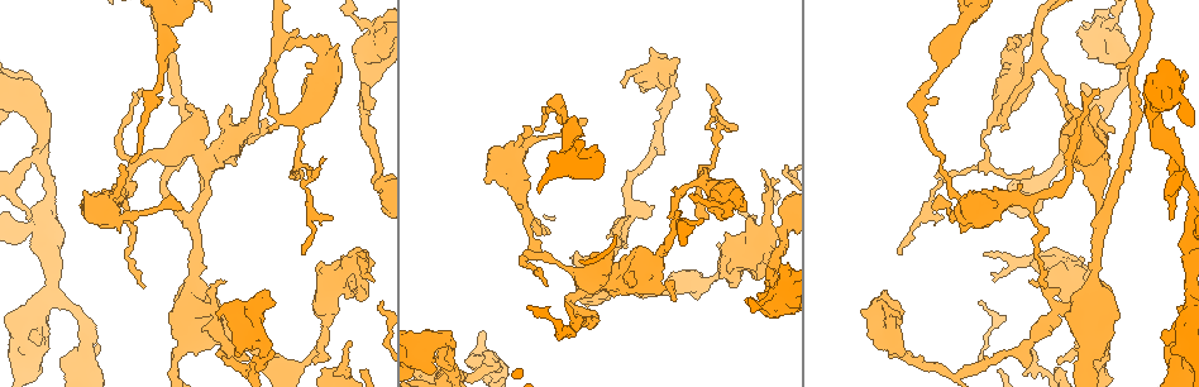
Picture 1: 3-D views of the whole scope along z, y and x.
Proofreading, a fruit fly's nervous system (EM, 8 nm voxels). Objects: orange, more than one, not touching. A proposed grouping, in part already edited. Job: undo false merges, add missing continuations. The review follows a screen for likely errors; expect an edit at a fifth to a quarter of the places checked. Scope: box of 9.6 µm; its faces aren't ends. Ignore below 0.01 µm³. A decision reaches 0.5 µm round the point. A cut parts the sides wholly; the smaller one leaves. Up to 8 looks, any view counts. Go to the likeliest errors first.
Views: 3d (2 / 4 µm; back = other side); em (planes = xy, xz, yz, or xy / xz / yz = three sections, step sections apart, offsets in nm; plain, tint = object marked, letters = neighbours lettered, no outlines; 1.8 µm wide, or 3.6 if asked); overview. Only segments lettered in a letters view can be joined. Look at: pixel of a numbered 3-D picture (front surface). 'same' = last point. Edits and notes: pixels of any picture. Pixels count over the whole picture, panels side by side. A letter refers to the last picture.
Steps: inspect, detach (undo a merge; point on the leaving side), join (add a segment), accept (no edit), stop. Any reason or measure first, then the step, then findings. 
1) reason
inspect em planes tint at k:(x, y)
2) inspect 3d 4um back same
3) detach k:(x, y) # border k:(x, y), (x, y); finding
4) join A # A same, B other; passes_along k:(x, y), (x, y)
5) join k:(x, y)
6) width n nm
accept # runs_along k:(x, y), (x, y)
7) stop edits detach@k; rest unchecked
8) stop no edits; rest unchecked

thin neck
inspect em 3.6um planes tint at 1:(157, 83)

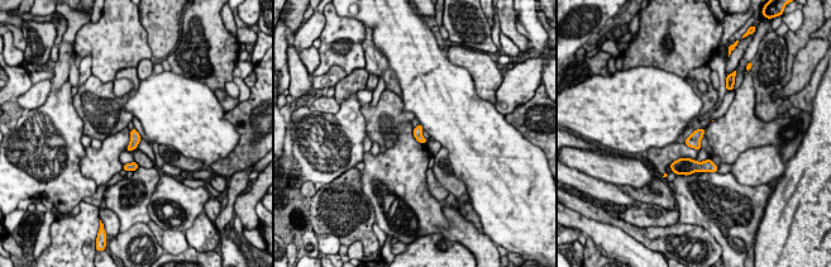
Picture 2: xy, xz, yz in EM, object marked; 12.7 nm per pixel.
see the neighbours
inspect em 3.6um planes letters same

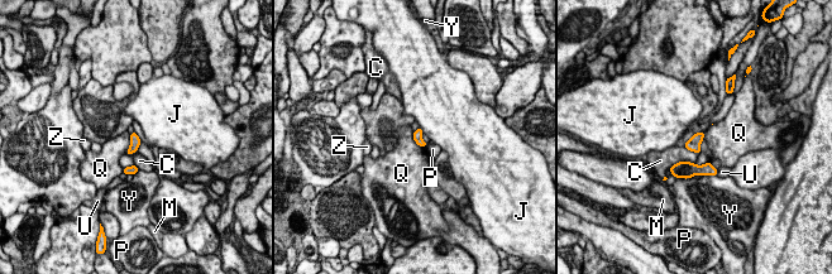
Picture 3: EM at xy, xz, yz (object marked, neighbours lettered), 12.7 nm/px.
longest_contact C 360 nm
accept # C other, J other, M other, P other, Q other, U other, Y other, Z other; one neuron here

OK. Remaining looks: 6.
inspect 3d 2um at 1:(524, 128)

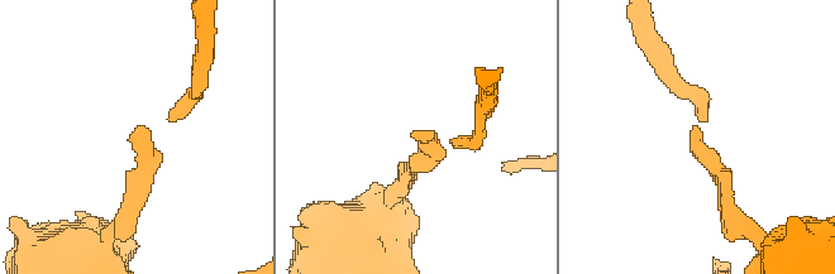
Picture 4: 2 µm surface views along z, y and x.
inspect em planes letters at 4:(692, 129)

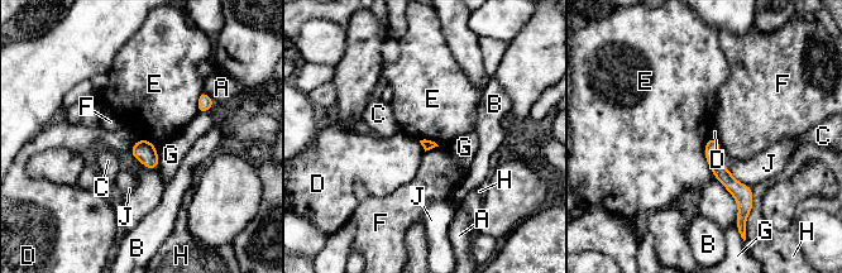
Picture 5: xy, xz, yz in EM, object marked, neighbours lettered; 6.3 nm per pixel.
accept # A other, B other, C other, D other, E other, F other, G other, H other, J other; border 5:(709, 137), (735, 224); no lettered segment goes on from it

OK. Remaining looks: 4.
thick turns thin
inspect 3d 4um at 1:(204, 323)

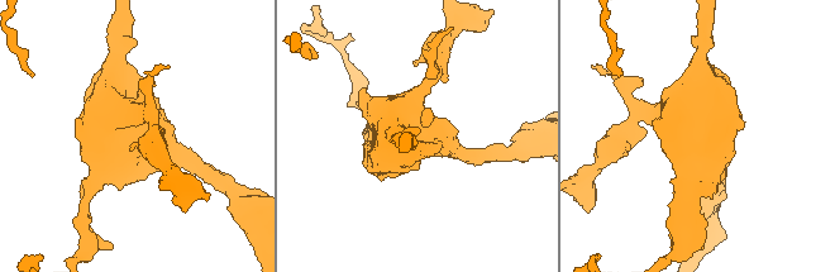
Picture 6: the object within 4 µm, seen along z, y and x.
inspect em 3.6um xy step 16 tint at 6:(134, 141)

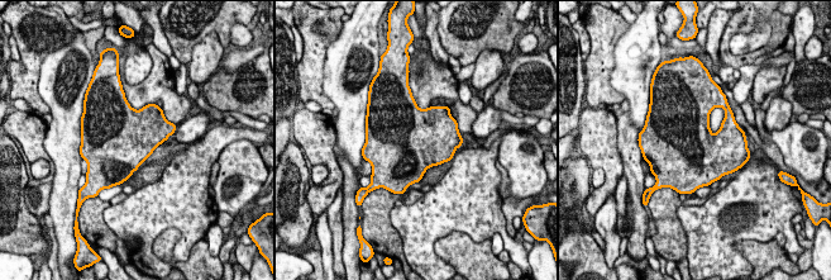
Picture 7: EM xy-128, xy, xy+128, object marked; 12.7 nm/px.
inspect em 3.6um planes letters same

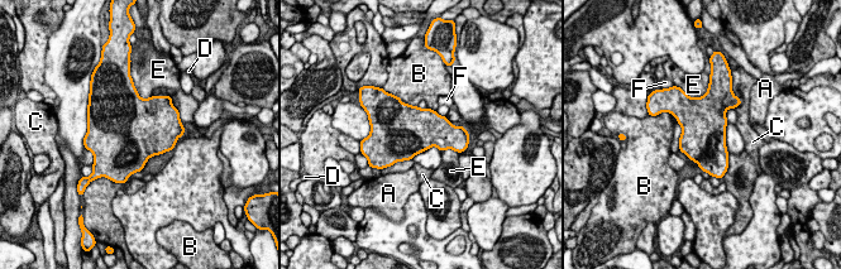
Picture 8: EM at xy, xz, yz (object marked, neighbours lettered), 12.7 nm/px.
accept # A other, B other, C other, D other, E other, F other; border 8:(726, 123), (726, 150), (729, 153); one neuron here

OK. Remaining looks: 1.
stop no edits; rest unchecked

